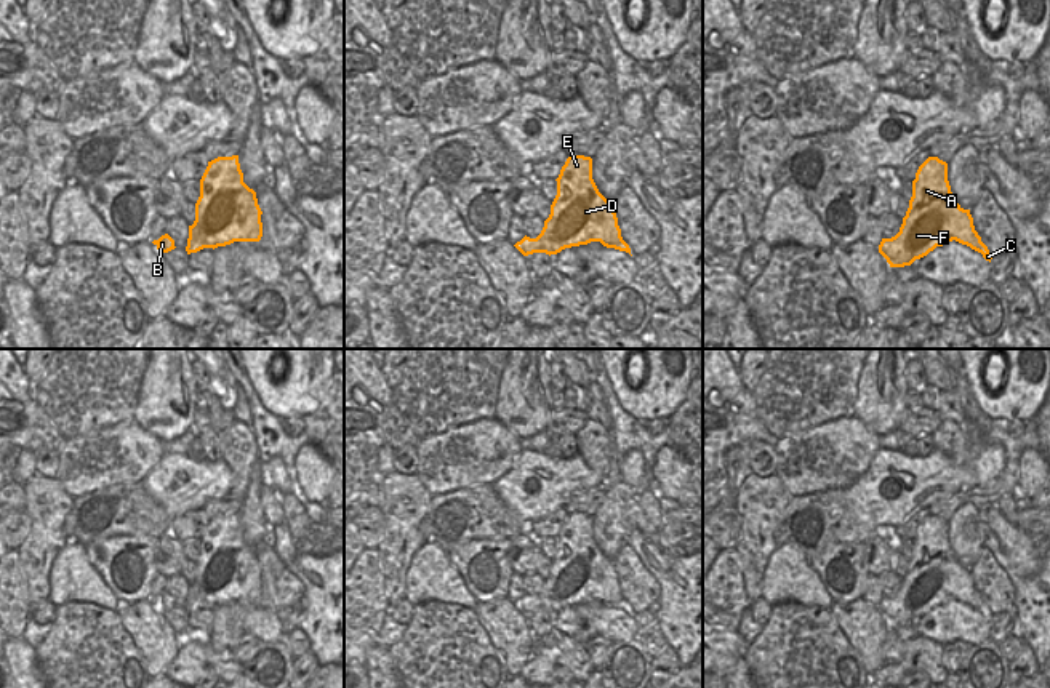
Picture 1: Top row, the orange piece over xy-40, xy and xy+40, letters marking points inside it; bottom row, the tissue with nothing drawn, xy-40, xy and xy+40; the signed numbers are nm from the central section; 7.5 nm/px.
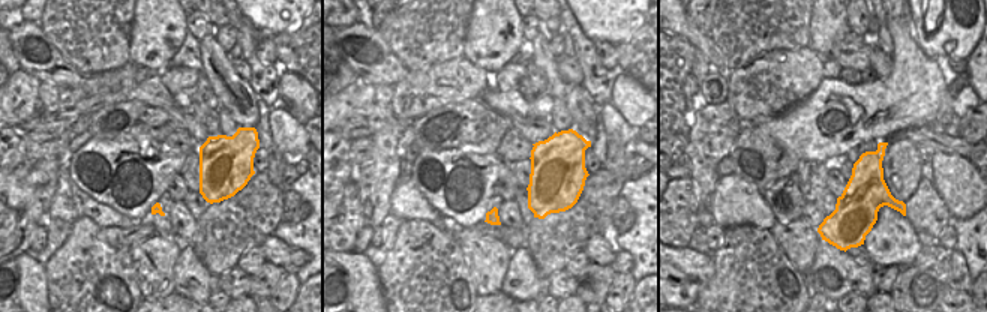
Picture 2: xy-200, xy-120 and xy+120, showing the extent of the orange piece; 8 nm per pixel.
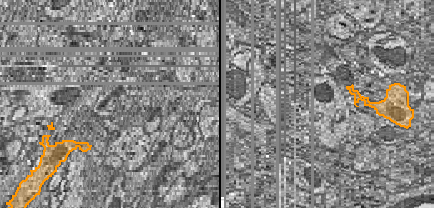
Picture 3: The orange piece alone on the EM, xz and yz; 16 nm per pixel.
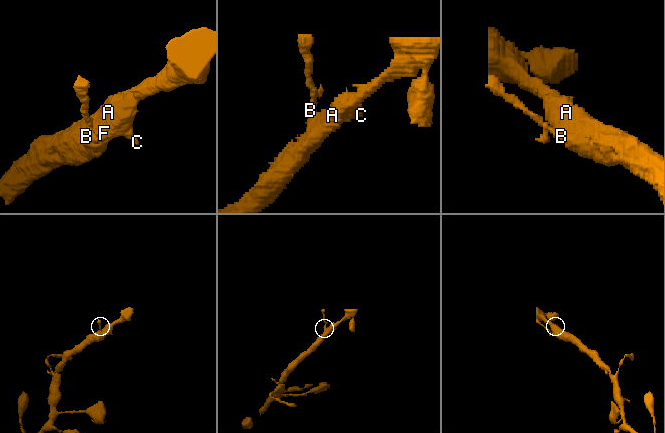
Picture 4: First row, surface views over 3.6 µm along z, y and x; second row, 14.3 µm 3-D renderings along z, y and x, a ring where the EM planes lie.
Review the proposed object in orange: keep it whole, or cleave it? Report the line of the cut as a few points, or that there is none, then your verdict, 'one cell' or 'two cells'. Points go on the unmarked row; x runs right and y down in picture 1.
cut none; one cell

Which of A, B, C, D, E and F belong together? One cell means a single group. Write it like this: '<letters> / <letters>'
A B C D E F

